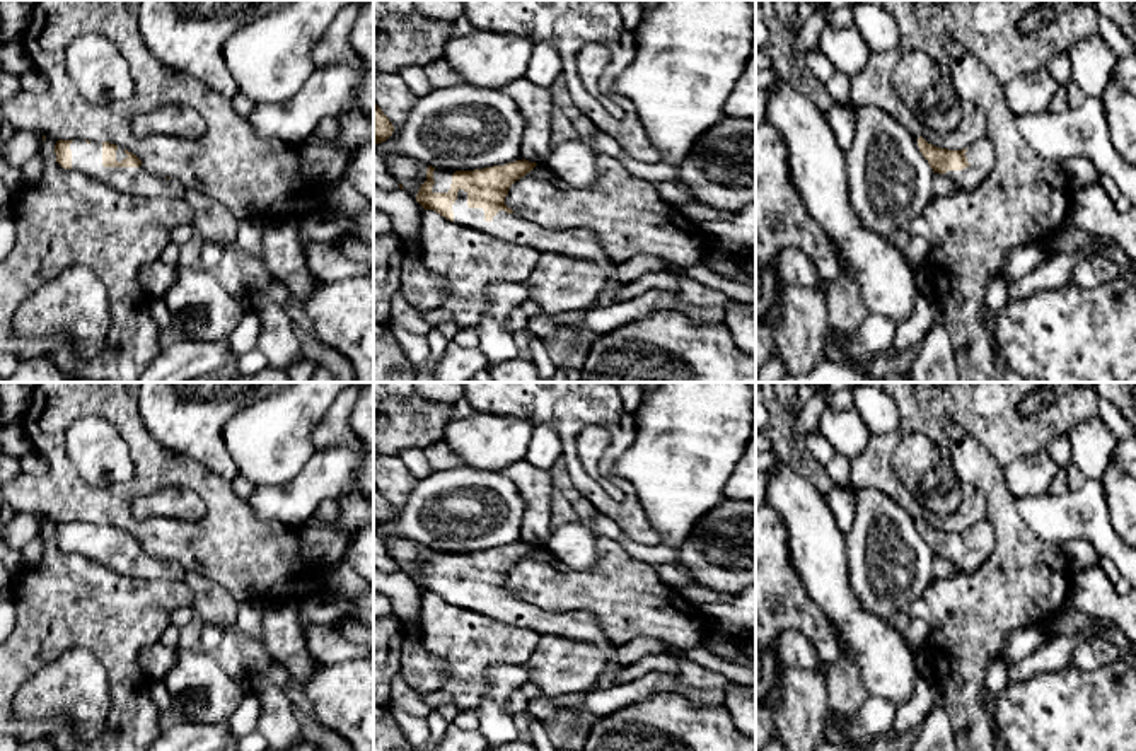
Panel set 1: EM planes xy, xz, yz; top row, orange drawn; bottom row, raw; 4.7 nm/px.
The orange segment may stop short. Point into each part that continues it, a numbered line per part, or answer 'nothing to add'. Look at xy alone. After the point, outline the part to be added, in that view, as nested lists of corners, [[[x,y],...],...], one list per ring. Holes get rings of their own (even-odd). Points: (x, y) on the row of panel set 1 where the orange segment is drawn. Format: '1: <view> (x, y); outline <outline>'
1: xy (86, 157); outline [[[73,140],[72,171],[89,174],[123,193],[140,196],[165,196],[184,198],[186,188],[176,179],[148,172],[140,167],[104,167],[102,166],[102,142]]]

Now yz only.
1: yz (981, 156); outline [[[988,135],[969,145],[965,157],[971,164],[969,167],[962,171],[947,171],[945,176],[950,178],[959,189],[971,191],[988,179],[994,164],[994,150]]]

